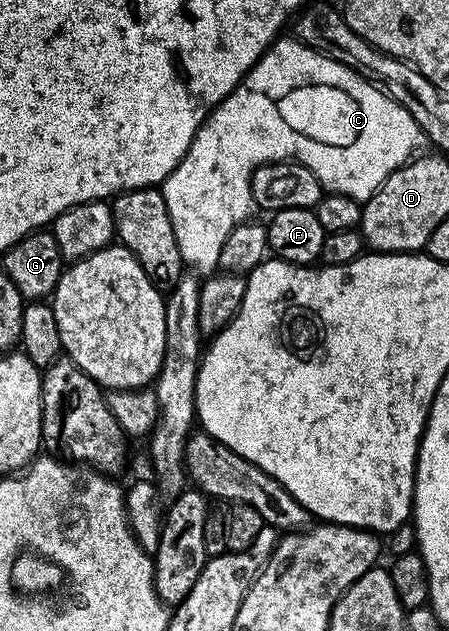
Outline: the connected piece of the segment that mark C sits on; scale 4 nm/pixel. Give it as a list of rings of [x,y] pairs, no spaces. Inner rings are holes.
[[[298,40],[283,41],[272,42],[271,47],[261,55],[251,71],[240,80],[235,91],[212,110],[211,115],[204,120],[201,128],[195,133],[195,138],[187,149],[187,155],[161,184],[163,199],[169,208],[169,220],[173,224],[173,236],[177,236],[177,248],[181,248],[184,263],[200,275],[210,276],[216,273],[221,256],[221,244],[225,244],[225,236],[229,236],[229,232],[233,232],[233,228],[237,228],[237,224],[248,221],[247,206],[249,207],[251,202],[251,177],[259,166],[266,166],[269,162],[286,162],[288,160],[300,162],[305,168],[321,175],[324,191],[332,194],[344,194],[362,204],[368,202],[379,191],[379,185],[394,170],[407,165],[412,155],[416,153],[414,150],[418,148],[419,142],[421,143],[421,131],[419,125],[413,120],[413,116],[409,116],[409,112],[405,112],[405,108],[401,108],[401,104],[394,102],[388,94],[381,93],[376,86],[369,84],[360,74],[345,68],[345,64],[335,62],[329,55],[322,54],[320,50],[314,50],[313,47]]]

